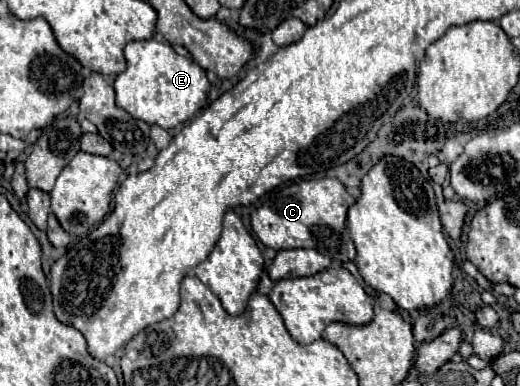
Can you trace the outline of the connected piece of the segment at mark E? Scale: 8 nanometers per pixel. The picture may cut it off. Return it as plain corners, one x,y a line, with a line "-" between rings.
155,39
131,41
125,47
125,59
127,69
117,75
113,89
117,105
125,107
135,119
163,129
175,129
205,105
211,91
207,73
193,59
177,55
169,43
159,43

